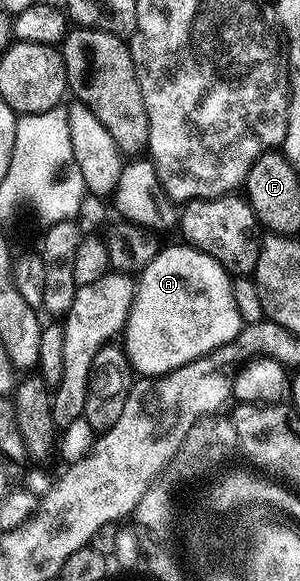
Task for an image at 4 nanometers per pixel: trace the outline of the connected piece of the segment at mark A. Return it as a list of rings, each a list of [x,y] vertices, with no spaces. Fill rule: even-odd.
[[[164,245],[138,275],[135,299],[123,326],[123,351],[132,371],[144,378],[173,372],[229,344],[245,325],[233,301],[233,278],[227,269],[196,246],[178,245]]]

